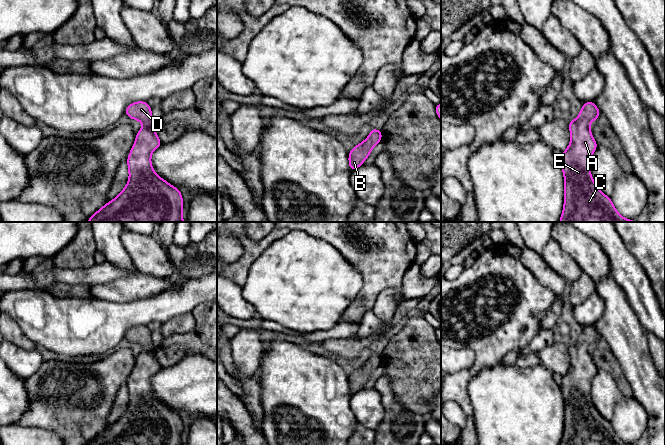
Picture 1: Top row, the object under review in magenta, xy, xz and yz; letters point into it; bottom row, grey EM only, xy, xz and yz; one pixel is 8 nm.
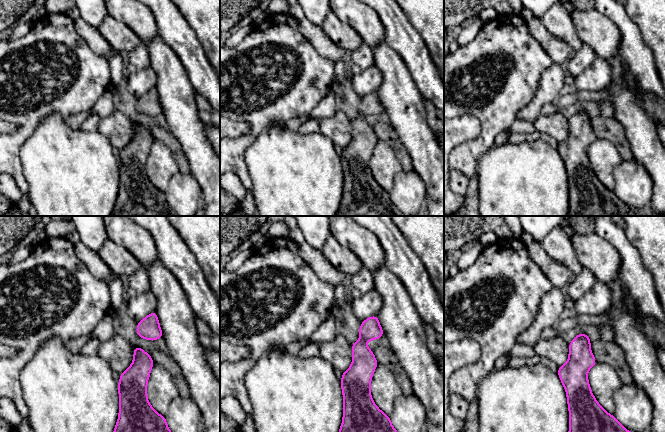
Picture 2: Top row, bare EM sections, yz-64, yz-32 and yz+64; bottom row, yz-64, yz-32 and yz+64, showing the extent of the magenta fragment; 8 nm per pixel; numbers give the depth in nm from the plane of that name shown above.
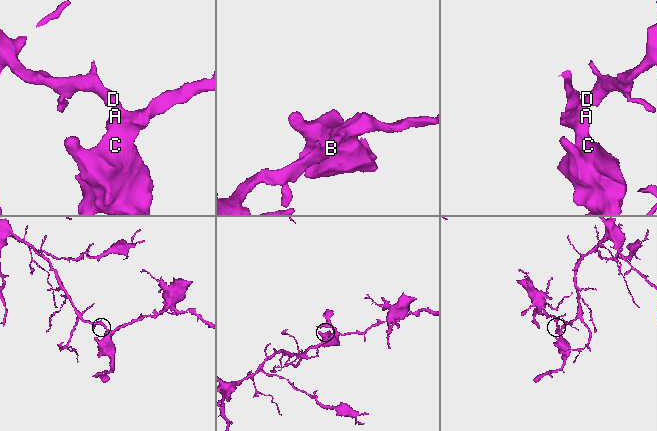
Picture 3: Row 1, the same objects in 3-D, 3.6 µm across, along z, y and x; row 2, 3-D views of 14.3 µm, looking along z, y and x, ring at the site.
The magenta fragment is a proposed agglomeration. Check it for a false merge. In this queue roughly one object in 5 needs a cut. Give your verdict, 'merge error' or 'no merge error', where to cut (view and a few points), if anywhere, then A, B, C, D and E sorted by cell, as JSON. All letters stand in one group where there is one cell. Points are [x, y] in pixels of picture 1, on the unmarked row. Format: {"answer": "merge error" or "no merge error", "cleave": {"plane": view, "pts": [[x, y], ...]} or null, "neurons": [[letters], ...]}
{"answer": "no merge error", "cleave": null, "neurons": [["A", "B", "C", "D", "E"]]}

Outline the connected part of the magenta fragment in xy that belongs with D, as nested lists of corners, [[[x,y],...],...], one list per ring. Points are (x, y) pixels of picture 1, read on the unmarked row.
[[[146,325],[127,330],[125,338],[144,349],[128,379],[129,405],[121,417],[88,445],[184,445],[180,413],[160,402],[151,390],[152,376],[162,369]]]

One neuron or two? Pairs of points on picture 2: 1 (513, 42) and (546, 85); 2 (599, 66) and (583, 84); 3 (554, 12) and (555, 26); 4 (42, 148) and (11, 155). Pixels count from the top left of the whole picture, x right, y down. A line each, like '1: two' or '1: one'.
1: two
2: one
3: one
4: two

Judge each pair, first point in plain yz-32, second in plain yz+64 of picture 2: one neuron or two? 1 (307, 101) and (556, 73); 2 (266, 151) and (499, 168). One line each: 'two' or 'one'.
1: two
2: one

